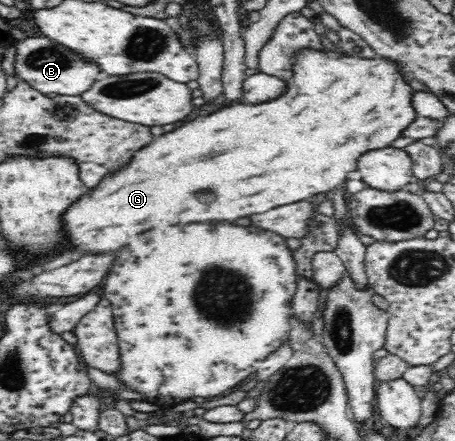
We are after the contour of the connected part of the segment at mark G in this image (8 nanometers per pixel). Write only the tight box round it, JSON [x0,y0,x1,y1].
[63,49,417,256]

